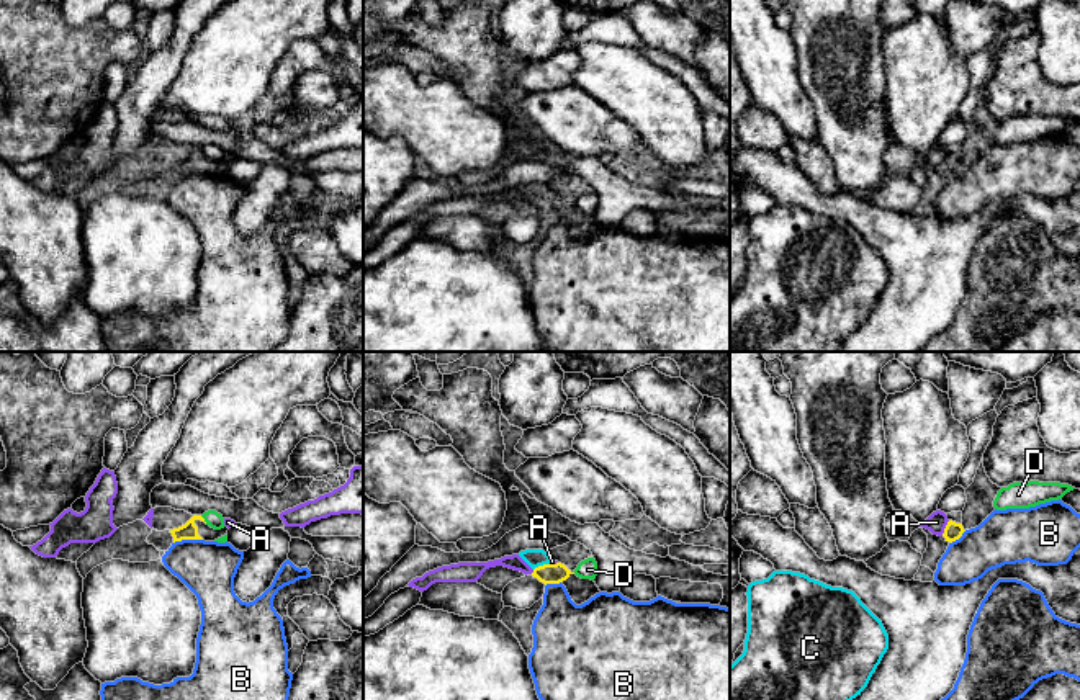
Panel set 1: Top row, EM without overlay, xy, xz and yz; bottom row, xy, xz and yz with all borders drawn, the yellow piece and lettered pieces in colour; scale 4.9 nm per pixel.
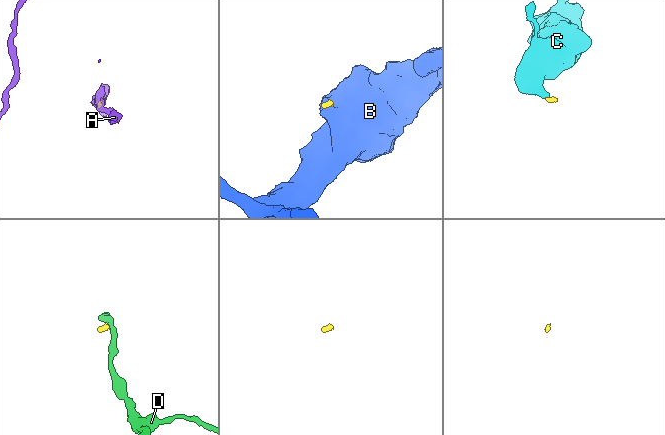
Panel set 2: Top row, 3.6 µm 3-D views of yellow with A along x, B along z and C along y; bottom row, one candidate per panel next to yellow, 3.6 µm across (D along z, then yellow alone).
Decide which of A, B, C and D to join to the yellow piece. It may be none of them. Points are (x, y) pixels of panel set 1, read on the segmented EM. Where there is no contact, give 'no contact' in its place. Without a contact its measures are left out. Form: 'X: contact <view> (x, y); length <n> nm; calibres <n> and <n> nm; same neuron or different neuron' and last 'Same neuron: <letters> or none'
A: contact yz (944, 529); length 90 nm; calibres 90 and 100 nm; different neuron
B: contact xy (187, 538); length 150 nm; calibres 80 and 280 nm; different neuron
C: contact xz (544, 565); length 90 nm; calibres 100 and 90 nm; same neuron
D: contact xy (203, 519); length 50 nm; calibres 80 and 80 nm; different neuron
Same neuron: C

